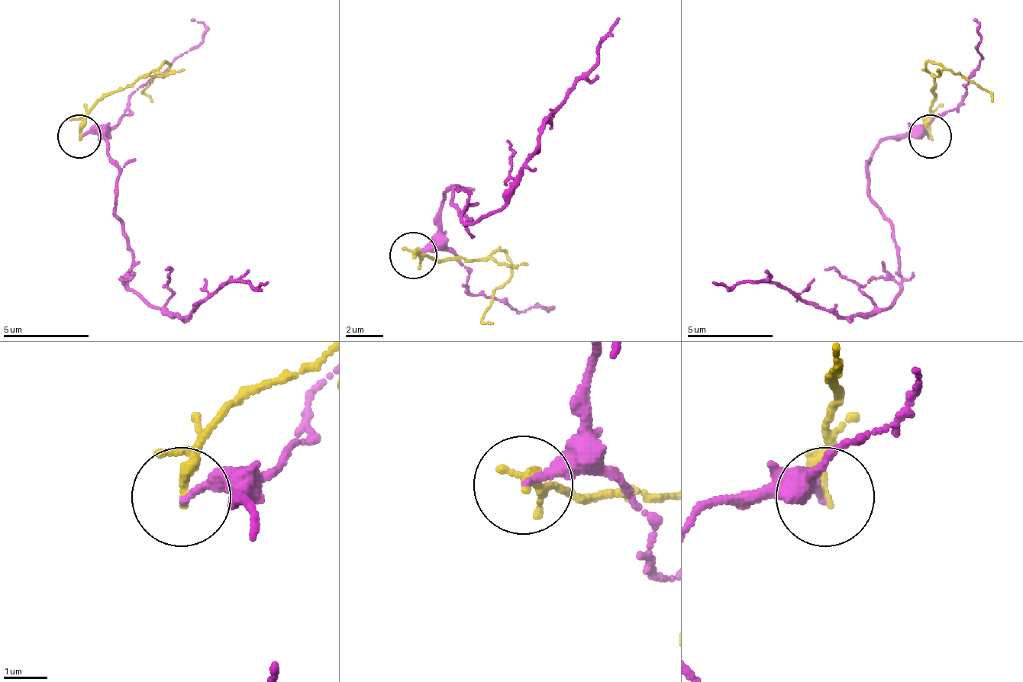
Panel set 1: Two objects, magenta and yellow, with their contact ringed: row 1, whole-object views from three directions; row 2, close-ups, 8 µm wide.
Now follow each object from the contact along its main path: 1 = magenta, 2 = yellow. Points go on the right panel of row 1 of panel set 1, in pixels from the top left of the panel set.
1: (929, 135), (894, 135), (869, 165), (898, 251), (890, 307), (838, 316), (769, 281), (714, 281)
2: (929, 135), (933, 75), (950, 71), (985, 92), (993, 101)

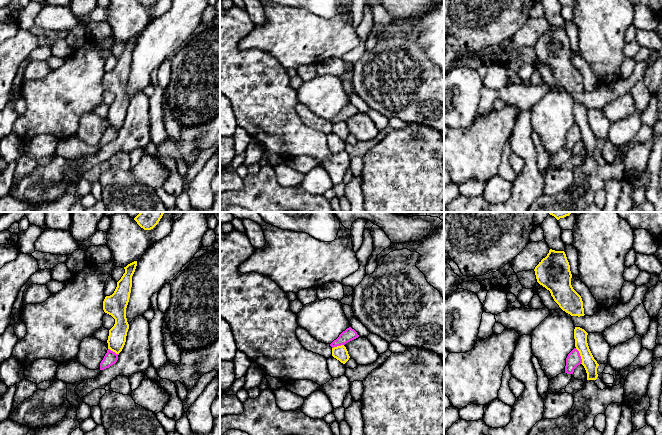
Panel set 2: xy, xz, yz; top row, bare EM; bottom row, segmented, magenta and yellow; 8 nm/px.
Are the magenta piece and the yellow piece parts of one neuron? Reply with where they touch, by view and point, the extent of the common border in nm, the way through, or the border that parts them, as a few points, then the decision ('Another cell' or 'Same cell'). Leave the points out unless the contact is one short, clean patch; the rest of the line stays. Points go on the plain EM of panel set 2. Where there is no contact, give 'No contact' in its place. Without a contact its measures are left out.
Touches magenta at yz (580, 132). Shared border 140 nm. Boundary: yz (575, 124), (579, 129), (581, 139). Another cell

